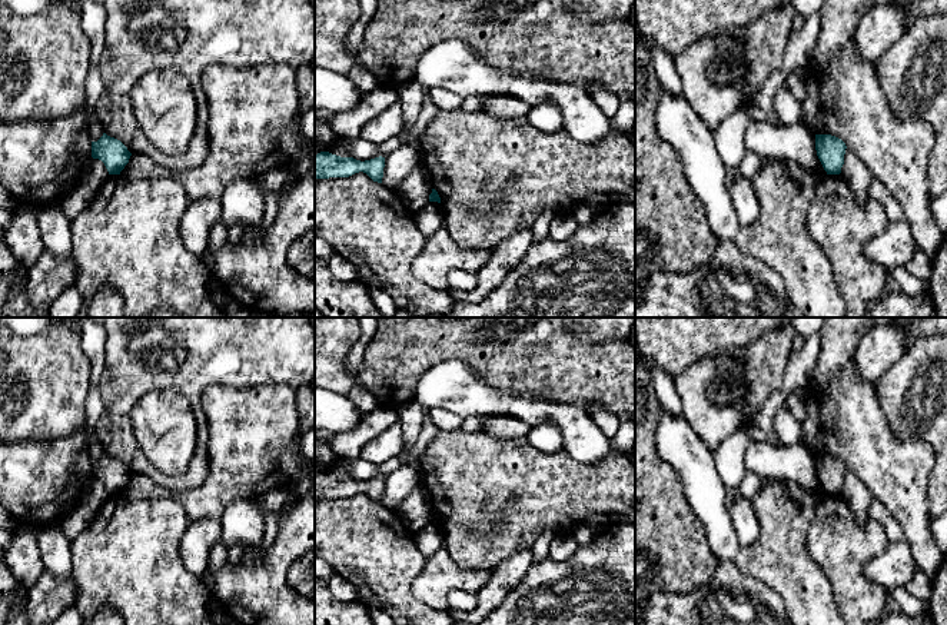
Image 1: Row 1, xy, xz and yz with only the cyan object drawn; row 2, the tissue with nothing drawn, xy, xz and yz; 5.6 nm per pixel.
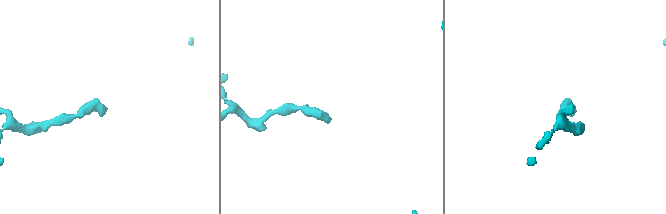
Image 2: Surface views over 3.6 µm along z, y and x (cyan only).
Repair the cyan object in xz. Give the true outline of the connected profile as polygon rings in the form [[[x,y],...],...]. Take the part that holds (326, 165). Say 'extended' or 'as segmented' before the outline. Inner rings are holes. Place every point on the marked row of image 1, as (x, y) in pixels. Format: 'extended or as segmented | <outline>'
as segmented | [[[329,152],[315,154],[315,179],[349,177],[363,172],[373,182],[382,183],[385,157],[379,156],[371,160],[356,160],[353,157],[340,157]]]

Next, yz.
as segmented | [[[815,134],[817,156],[827,174],[840,174],[844,164],[845,143],[831,134]]]

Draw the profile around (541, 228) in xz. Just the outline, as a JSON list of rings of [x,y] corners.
[[[545,210],[538,216],[535,223],[532,225],[532,237],[534,242],[544,240],[549,236],[549,225],[551,220],[554,219],[554,212],[552,210]]]

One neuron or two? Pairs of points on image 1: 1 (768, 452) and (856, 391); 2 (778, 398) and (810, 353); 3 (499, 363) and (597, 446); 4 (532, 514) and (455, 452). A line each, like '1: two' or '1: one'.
1: two
2: one
3: two
4: one

